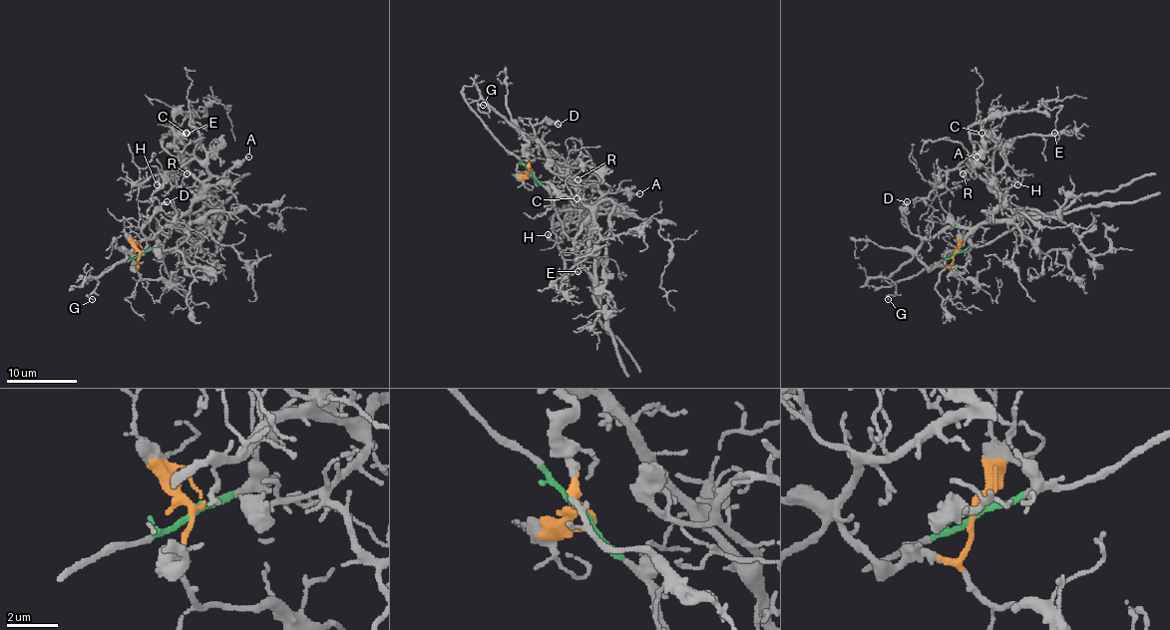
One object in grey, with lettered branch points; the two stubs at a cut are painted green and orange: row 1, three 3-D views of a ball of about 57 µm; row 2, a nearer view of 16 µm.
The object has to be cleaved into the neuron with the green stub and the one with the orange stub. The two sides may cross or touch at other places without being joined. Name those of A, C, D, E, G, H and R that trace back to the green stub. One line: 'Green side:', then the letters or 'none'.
Green side: A, C, E, H, R

